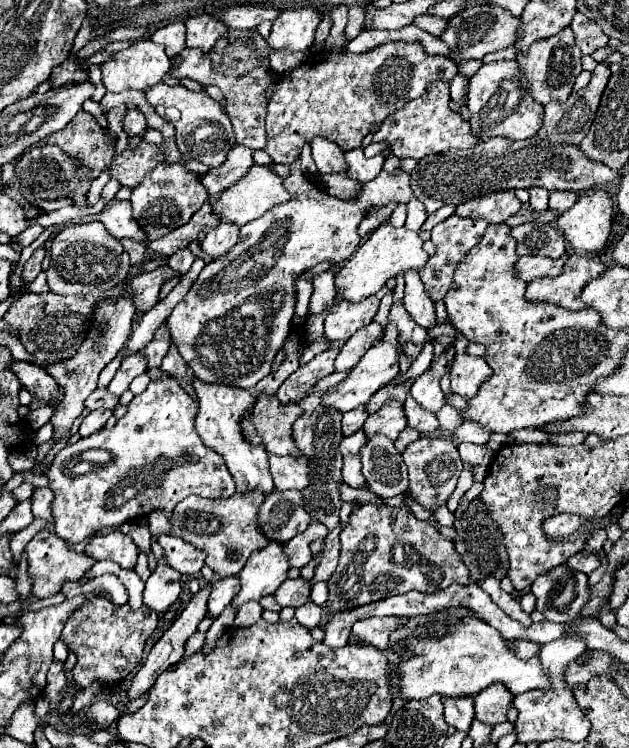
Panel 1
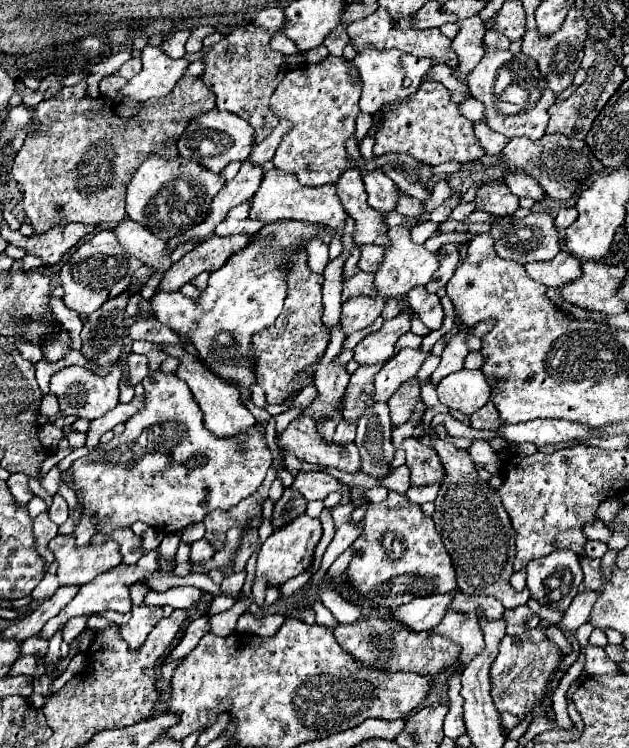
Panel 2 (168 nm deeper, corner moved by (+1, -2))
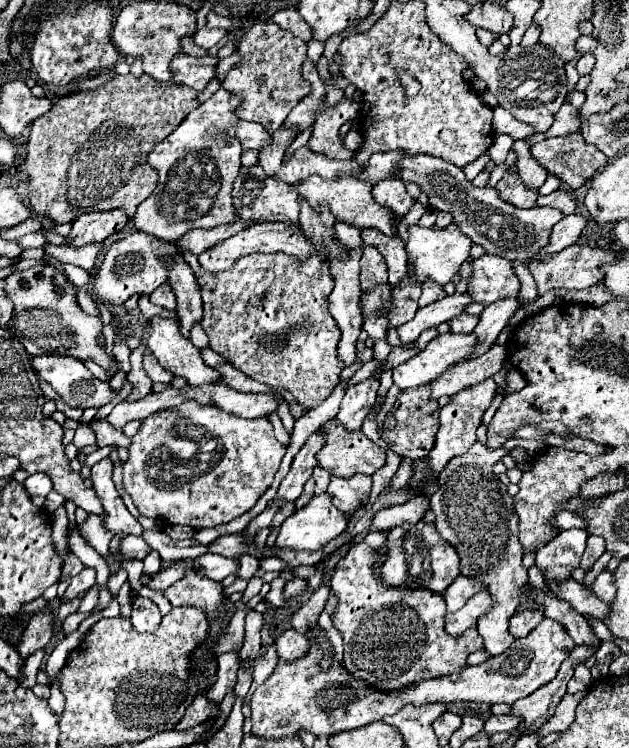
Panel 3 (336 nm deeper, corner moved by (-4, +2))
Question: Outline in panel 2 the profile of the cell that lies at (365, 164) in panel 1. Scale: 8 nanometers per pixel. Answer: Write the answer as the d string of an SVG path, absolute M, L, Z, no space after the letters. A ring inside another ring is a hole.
M375 170L375 172L363 174L363 182L365 182L367 196L369 196L367 202L371 204L371 208L375 208L383 214L395 210L397 198L399 198L399 188L391 178L387 178L383 172Z

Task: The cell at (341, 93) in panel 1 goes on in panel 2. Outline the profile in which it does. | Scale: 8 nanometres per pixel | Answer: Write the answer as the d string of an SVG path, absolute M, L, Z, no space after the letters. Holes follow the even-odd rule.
M327 56L319 64L289 70L271 98L271 110L279 118L289 118L293 122L291 132L283 138L273 158L275 168L295 172L299 182L307 186L335 182L351 166L345 138L355 132L361 86L361 82L349 78L349 62L335 56Z

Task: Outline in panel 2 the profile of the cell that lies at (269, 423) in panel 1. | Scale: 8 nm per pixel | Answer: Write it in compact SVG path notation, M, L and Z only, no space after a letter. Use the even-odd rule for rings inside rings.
M307 416L293 420L279 438L283 448L293 452L299 460L317 466L331 466L349 474L359 472L359 450L355 444L351 442L337 446L335 442L323 440L315 428L315 422Z

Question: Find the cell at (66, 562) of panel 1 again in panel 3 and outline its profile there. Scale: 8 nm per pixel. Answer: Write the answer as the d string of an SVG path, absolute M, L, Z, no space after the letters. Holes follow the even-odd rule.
M124 536L120 540L120 550L118 552L110 550L110 556L122 564L122 560L130 560L130 558L142 560L148 552L150 552L150 546L144 542L142 536Z

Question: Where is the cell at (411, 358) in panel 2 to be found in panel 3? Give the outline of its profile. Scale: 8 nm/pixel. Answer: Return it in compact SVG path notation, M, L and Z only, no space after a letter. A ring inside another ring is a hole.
M440 334L432 338L420 354L394 368L394 384L402 390L428 384L450 364L466 360L474 340L472 334Z

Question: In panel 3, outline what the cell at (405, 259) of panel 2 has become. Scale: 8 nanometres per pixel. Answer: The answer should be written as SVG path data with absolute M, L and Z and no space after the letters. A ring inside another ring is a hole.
M418 224L408 226L408 258L412 262L412 272L408 272L402 280L400 286L408 286L412 284L412 280L416 278L416 282L424 282L424 280L434 280L438 284L446 284L452 280L452 276L458 272L460 264L466 262L470 258L470 246L472 240L468 240L468 236L460 234L460 232L434 232L432 228L422 228Z

